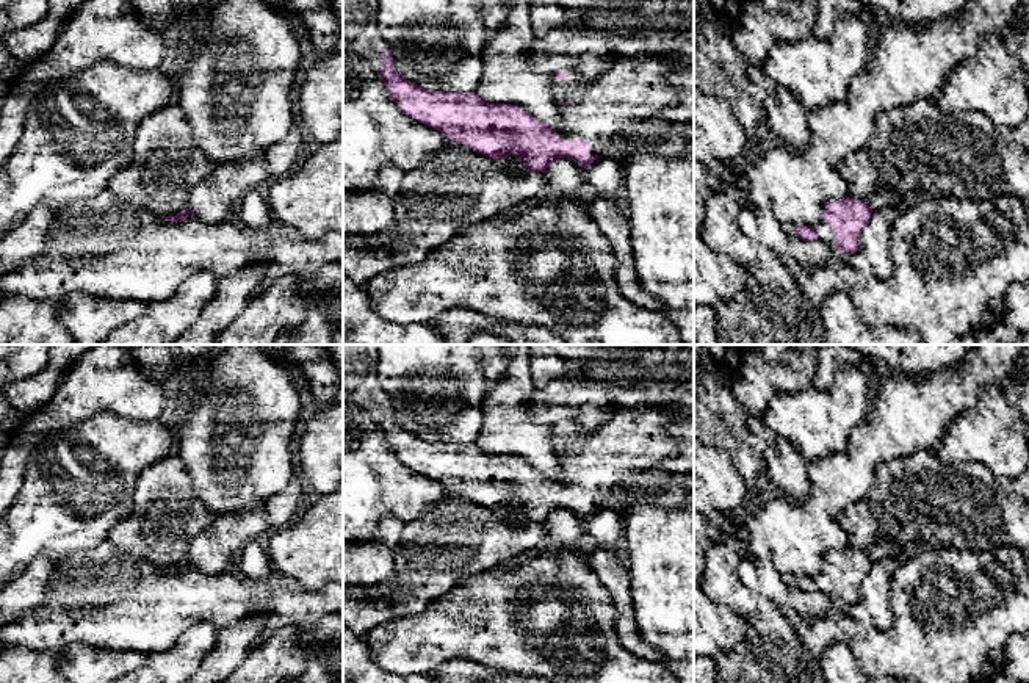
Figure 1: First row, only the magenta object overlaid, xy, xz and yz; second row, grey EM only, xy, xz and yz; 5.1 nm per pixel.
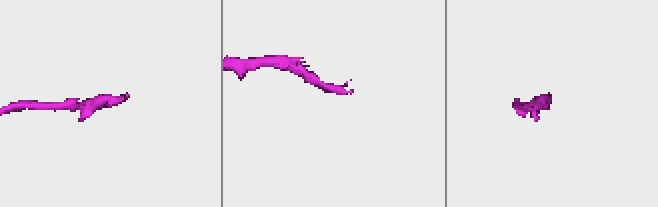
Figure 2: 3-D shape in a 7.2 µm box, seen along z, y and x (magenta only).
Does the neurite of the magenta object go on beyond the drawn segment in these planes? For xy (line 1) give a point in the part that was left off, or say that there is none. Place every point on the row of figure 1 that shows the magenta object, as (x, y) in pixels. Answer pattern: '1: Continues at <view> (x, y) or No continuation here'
1: No continuation here

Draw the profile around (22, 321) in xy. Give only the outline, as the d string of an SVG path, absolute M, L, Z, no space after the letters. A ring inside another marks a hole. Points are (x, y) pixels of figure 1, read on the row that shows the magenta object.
M9 296L0 301L0 345L75 345L60 320L60 301Z

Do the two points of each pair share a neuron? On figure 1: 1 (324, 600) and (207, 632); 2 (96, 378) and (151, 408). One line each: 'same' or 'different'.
1: different
2: same

